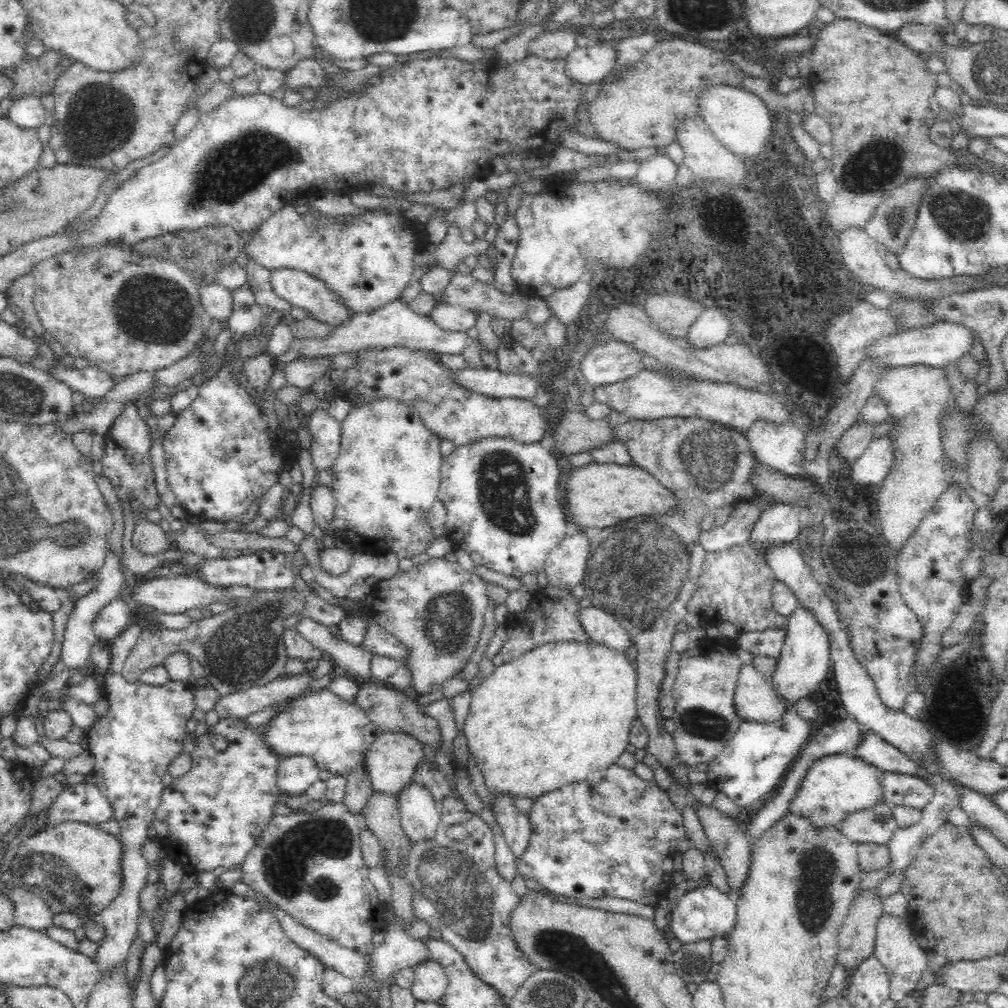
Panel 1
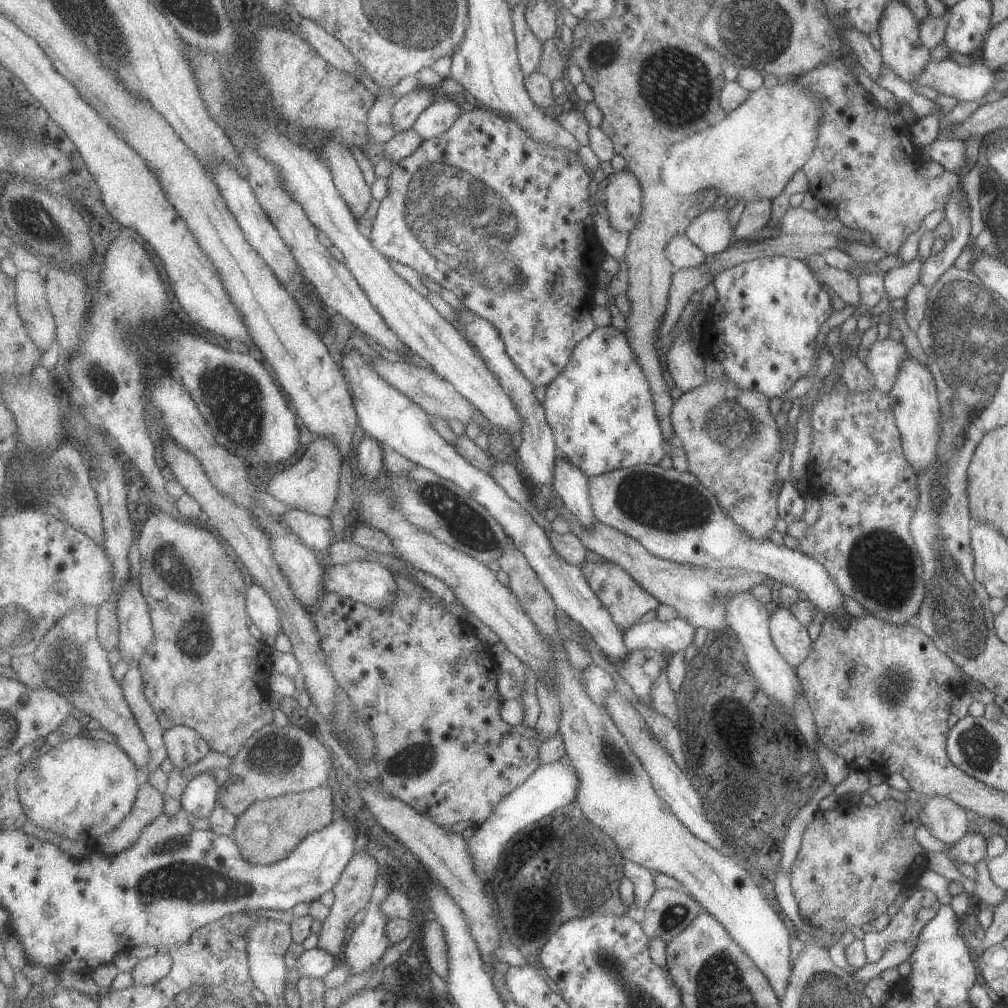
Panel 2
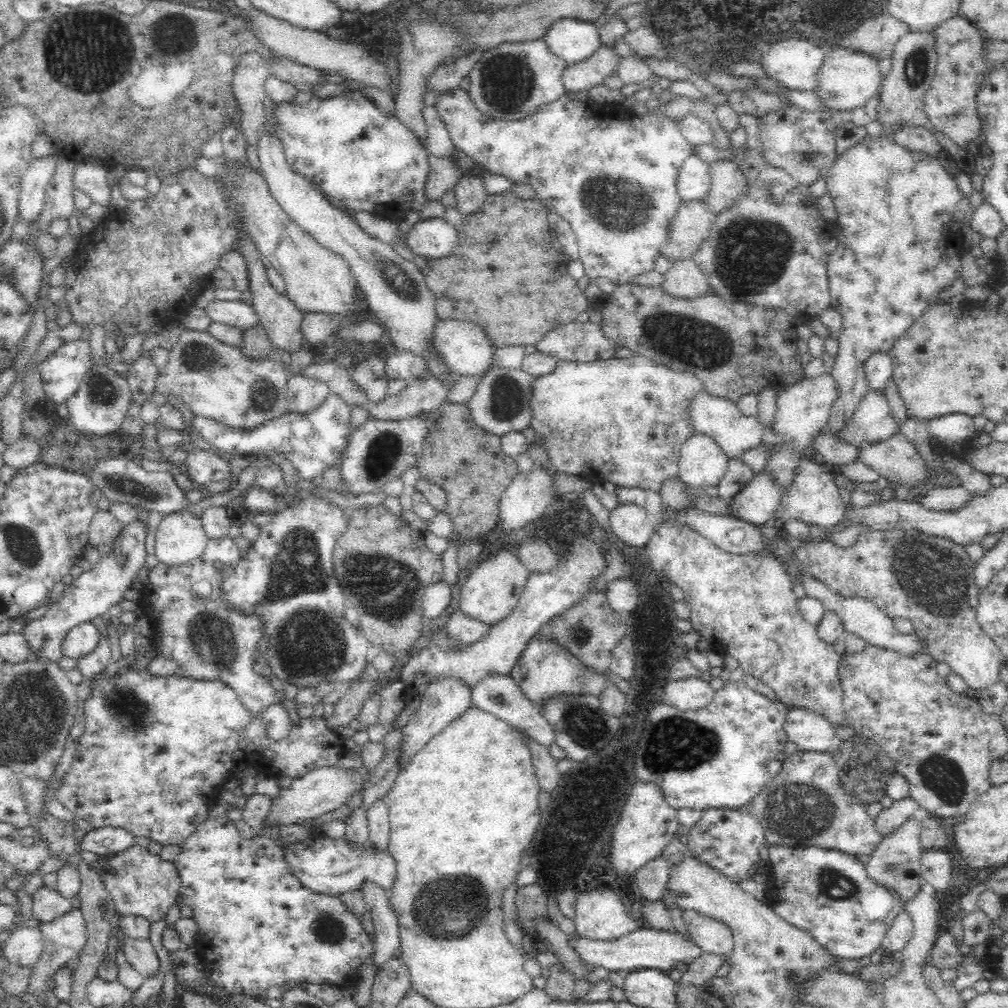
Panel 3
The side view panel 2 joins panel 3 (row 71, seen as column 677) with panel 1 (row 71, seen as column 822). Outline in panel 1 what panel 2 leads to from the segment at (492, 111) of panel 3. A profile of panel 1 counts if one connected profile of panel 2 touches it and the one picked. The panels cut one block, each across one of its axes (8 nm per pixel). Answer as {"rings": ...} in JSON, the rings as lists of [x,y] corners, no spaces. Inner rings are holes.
{"rings":[[[609,39],[592,42],[587,47],[576,47],[566,59],[566,75],[583,86],[601,81],[616,67],[615,43]]]}

